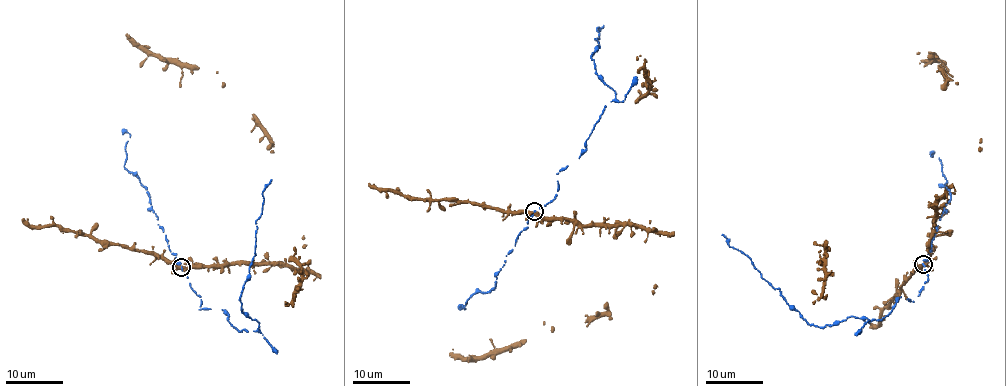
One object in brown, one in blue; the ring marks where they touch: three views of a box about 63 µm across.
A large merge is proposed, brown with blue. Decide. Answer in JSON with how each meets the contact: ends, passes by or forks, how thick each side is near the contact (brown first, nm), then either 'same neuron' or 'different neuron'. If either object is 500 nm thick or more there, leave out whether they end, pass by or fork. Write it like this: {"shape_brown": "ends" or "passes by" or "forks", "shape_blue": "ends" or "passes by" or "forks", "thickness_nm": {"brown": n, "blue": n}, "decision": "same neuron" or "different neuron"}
{"shape_brown": "forks", "shape_blue": "ends", "thickness_nm": {"brown": 360, "blue": 180}, "decision": "same neuron"}

